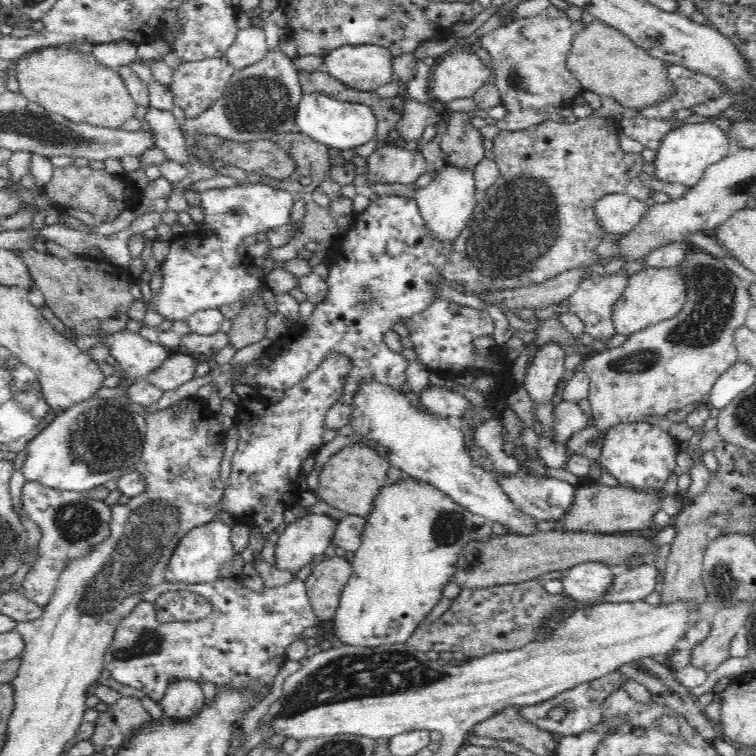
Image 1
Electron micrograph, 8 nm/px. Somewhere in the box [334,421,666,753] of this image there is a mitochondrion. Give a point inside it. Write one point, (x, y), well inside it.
(448, 527)

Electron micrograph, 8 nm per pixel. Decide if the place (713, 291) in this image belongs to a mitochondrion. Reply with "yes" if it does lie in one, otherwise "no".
yes

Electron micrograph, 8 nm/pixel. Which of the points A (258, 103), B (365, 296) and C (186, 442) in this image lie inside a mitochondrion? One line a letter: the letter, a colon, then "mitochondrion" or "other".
A: mitochondrion
B: mitochondrion
C: other

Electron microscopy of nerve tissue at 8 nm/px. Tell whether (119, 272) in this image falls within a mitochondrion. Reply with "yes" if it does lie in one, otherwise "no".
no

